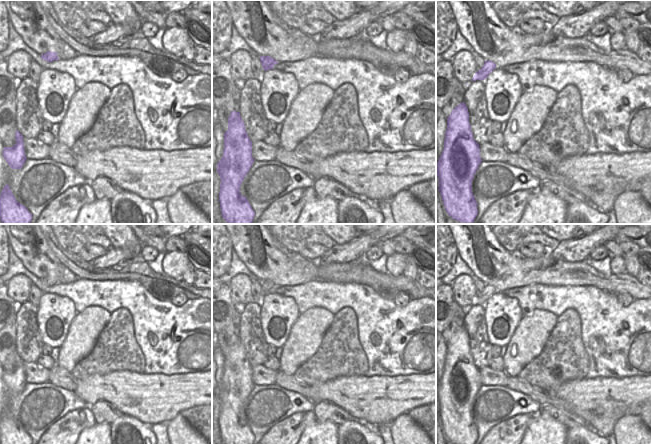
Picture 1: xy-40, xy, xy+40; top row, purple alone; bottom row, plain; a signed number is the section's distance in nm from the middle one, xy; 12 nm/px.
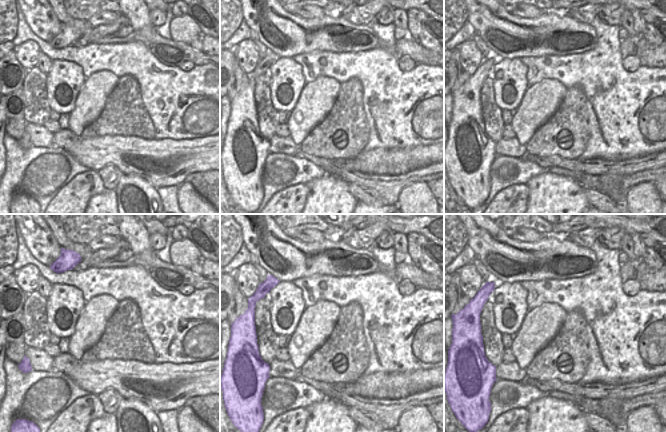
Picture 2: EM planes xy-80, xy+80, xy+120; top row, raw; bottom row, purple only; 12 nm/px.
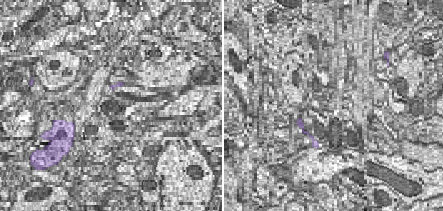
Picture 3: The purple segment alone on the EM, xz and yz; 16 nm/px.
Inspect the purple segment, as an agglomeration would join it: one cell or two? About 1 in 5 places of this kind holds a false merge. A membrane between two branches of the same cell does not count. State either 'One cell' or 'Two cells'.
One cell

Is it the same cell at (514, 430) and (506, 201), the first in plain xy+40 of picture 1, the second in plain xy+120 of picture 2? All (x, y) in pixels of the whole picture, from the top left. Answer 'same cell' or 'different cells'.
same cell

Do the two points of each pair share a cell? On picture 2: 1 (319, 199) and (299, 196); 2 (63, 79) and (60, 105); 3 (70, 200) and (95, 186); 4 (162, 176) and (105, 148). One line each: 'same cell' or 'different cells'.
1: different cells
2: same cell
3: same cell
4: same cell

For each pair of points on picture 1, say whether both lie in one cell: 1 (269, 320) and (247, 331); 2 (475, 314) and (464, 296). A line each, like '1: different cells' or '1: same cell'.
1: different cells
2: different cells

